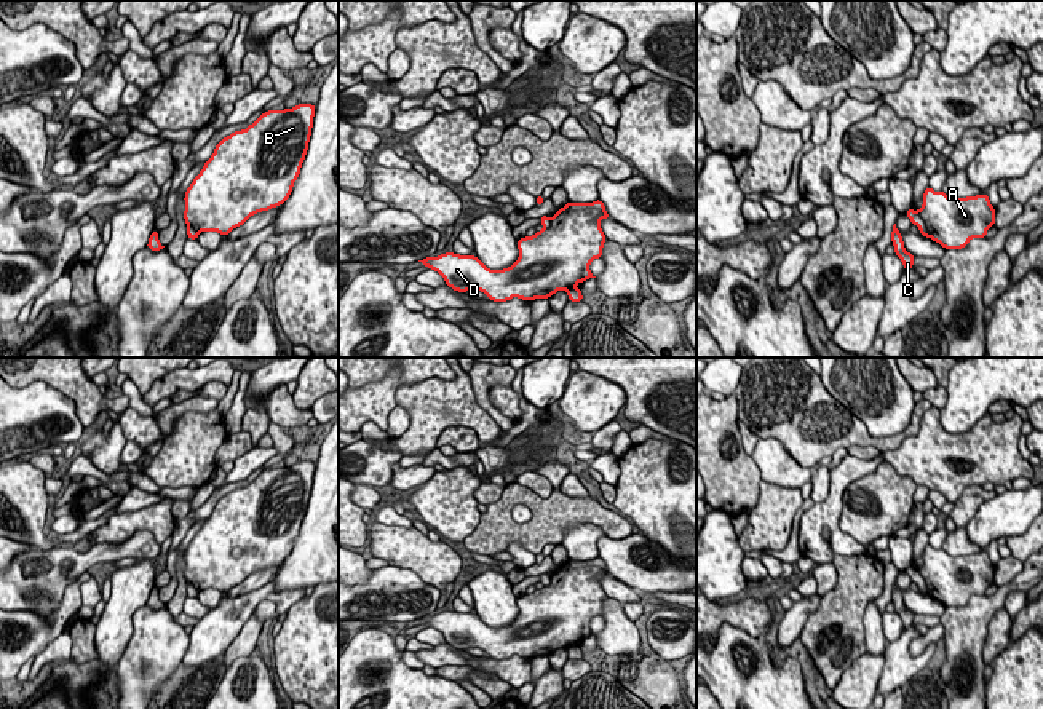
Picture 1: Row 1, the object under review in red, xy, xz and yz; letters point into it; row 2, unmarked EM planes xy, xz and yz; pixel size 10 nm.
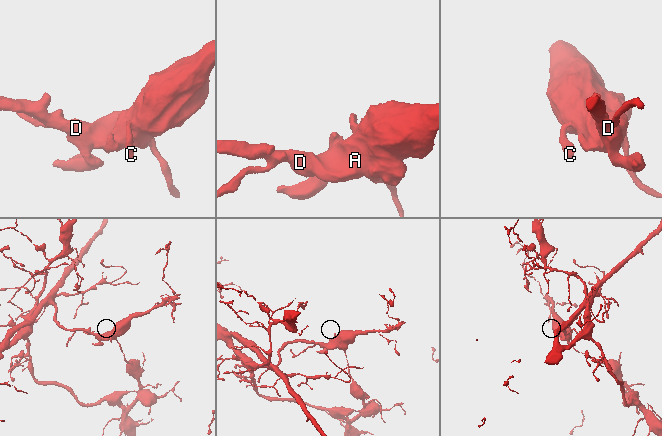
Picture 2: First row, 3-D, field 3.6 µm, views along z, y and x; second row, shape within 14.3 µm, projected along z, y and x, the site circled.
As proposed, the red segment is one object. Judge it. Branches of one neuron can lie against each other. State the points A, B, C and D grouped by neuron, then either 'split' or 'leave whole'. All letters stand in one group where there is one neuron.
A B D / C | split

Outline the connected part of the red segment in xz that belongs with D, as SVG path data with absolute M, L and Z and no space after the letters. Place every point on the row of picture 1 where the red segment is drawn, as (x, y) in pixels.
M601 200L567 203L551 225L518 240L518 260L503 270L487 268L476 255L446 252L418 262L438 271L457 292L481 291L492 302L549 299L557 291L596 278L589 265L607 241L599 220L610 219Z

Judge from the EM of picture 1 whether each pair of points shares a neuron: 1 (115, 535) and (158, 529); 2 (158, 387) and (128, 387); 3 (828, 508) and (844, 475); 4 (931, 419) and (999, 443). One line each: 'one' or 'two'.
1: one
2: two
3: one
4: one

